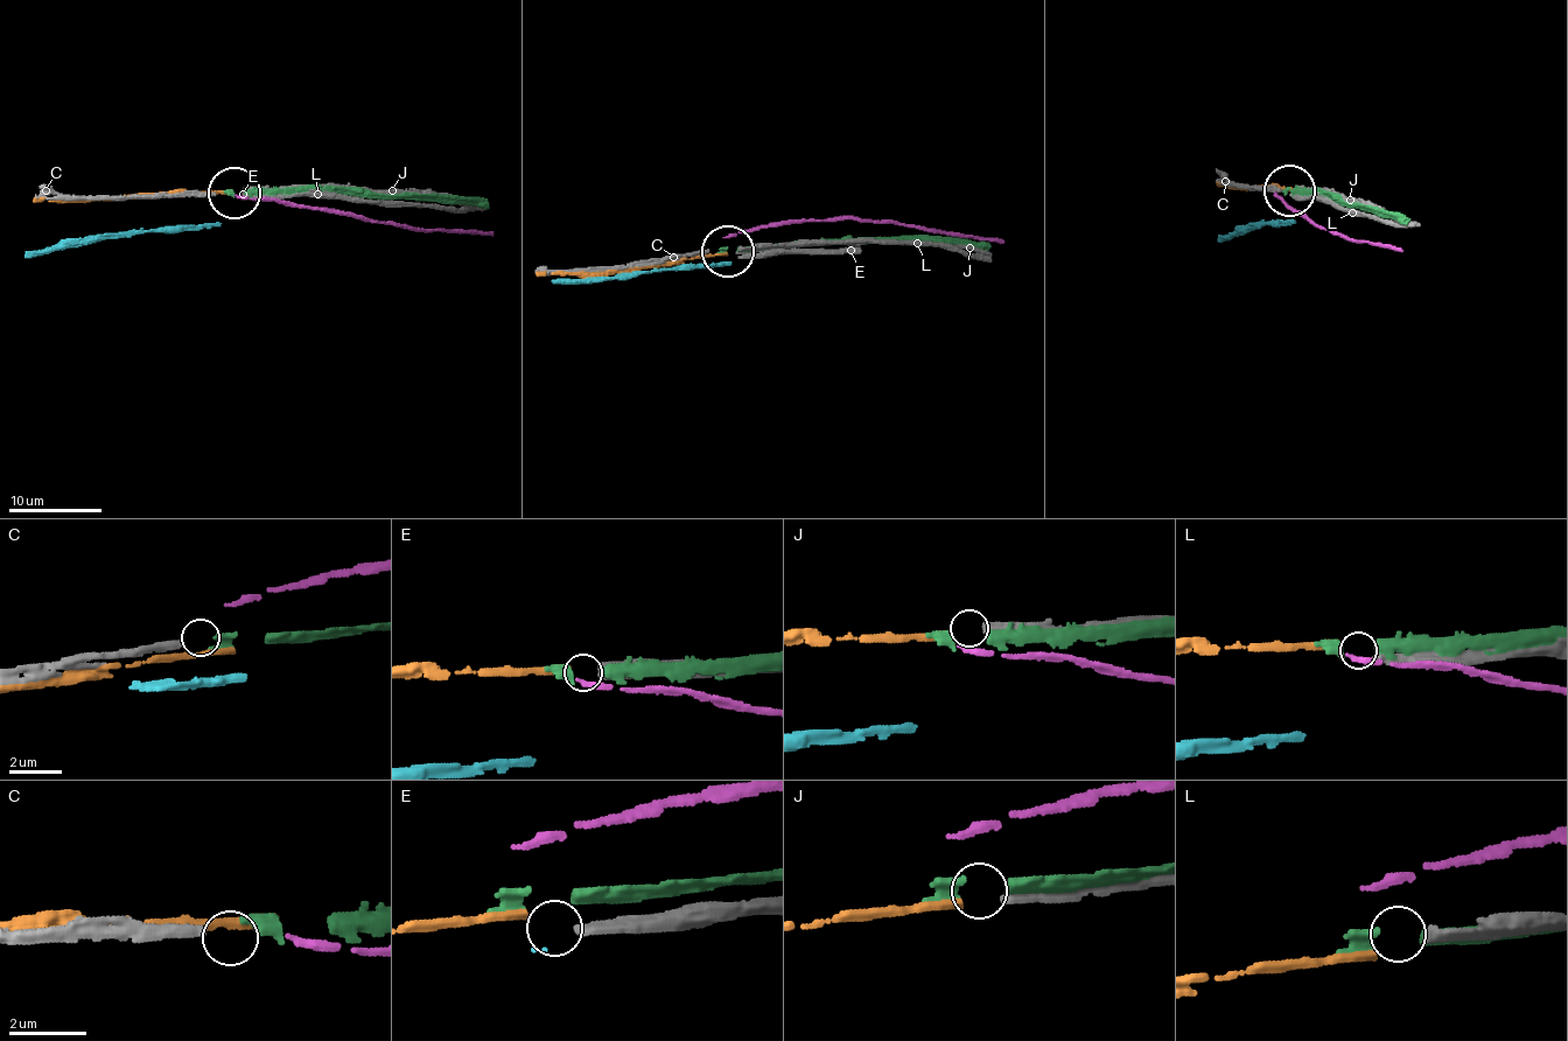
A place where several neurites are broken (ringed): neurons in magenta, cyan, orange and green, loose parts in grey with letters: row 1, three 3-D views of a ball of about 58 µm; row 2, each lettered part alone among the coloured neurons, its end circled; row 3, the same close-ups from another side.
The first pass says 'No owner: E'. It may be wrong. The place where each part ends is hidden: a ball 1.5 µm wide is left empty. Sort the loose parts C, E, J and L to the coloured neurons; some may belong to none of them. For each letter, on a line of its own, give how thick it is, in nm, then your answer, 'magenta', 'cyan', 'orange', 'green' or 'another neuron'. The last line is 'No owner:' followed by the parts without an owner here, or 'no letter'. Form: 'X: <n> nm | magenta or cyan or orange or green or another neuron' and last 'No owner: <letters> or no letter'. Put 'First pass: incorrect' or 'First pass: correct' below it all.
C: 320 nm | green
E: 360 nm | another neuron
J: 320 nm | orange
L: 260 nm | another neuron
No owner: E, L
First pass: incorrect

